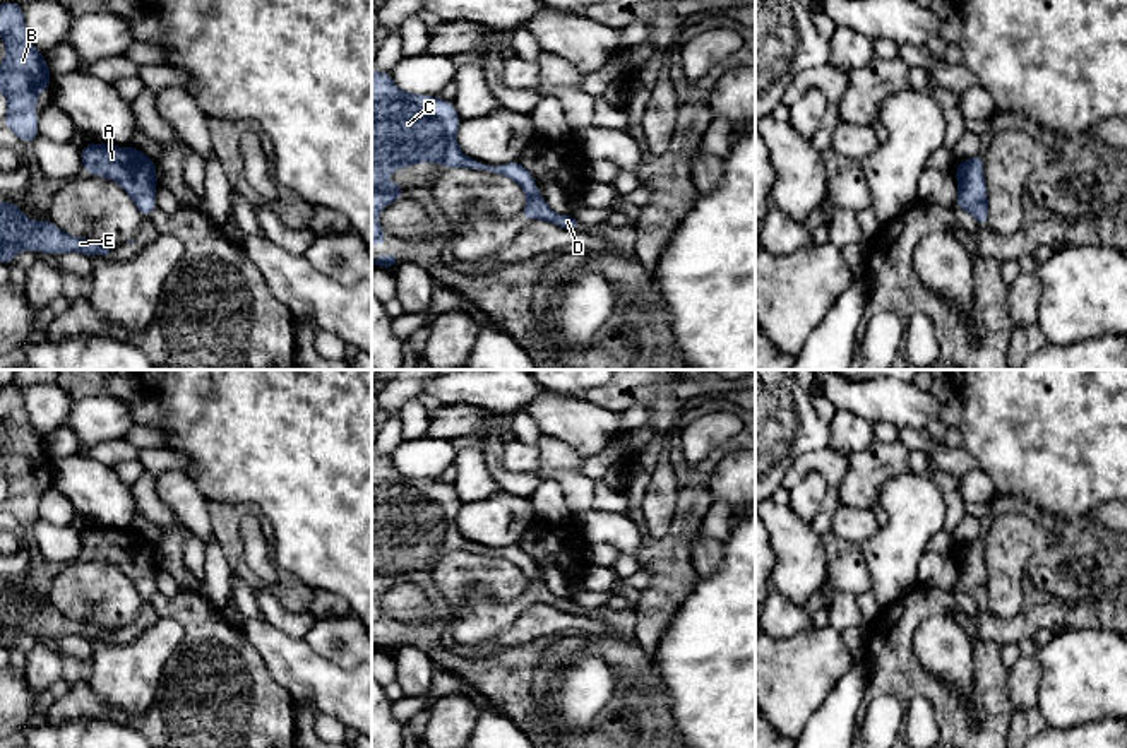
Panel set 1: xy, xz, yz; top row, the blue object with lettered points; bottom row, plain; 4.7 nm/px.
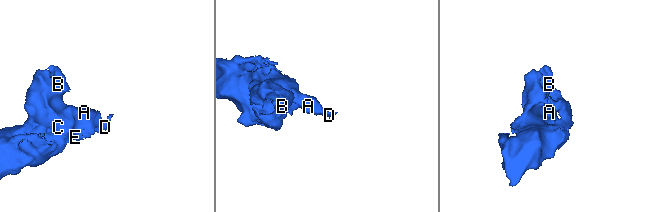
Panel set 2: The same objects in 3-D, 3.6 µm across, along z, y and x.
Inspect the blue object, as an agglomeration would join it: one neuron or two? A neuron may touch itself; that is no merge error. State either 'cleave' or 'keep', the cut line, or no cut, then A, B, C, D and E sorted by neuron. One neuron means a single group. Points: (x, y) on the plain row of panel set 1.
keep; no cut; A B C D E

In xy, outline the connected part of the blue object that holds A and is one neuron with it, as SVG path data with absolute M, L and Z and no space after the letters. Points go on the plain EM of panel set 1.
M89 525L80 534L82 553L92 560L104 560L116 565L144 603L151 601L156 591L156 544L134 529L118 531L101 525Z

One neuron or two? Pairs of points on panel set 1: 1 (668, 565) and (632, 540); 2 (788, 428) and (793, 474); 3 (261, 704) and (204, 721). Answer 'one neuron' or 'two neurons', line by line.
1: two neurons
2: two neurons
3: one neuron

